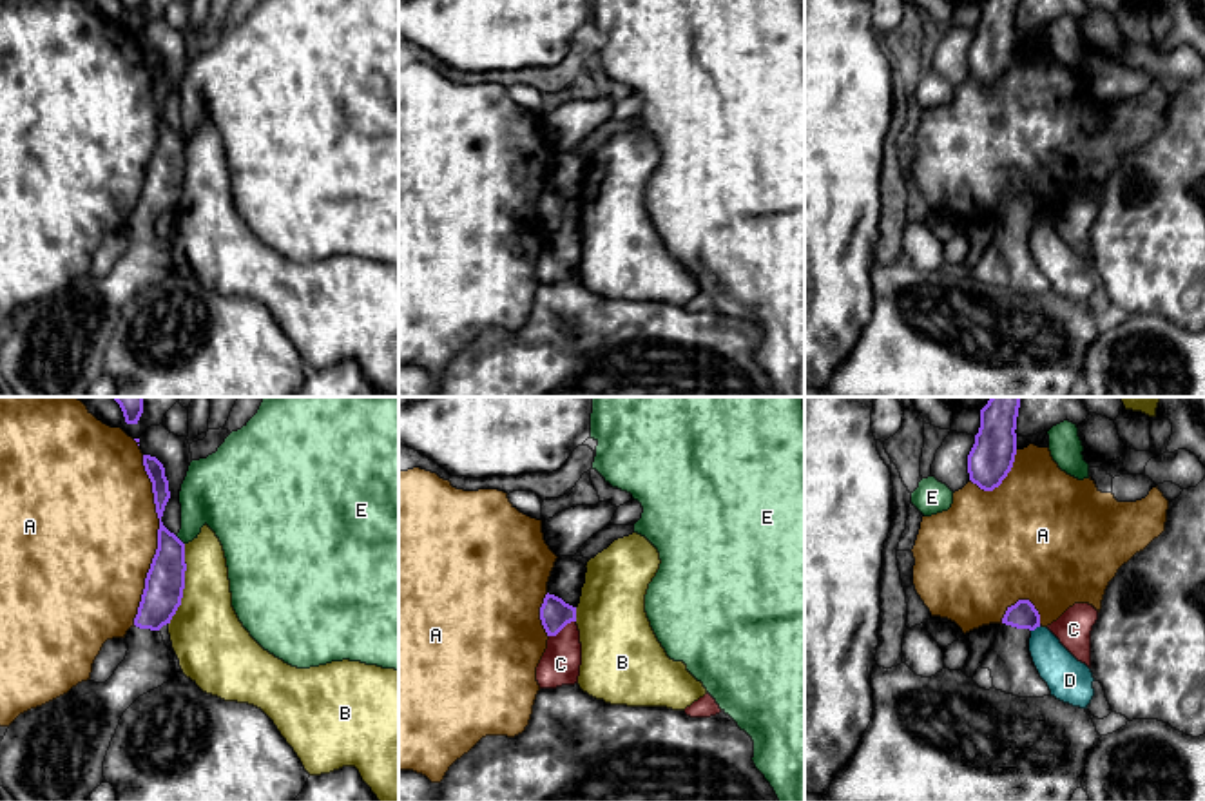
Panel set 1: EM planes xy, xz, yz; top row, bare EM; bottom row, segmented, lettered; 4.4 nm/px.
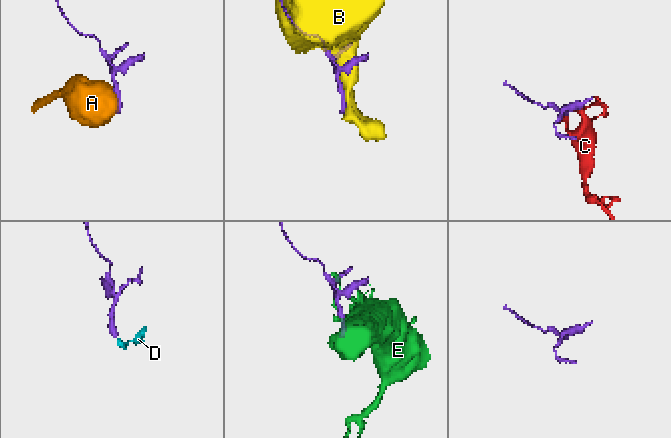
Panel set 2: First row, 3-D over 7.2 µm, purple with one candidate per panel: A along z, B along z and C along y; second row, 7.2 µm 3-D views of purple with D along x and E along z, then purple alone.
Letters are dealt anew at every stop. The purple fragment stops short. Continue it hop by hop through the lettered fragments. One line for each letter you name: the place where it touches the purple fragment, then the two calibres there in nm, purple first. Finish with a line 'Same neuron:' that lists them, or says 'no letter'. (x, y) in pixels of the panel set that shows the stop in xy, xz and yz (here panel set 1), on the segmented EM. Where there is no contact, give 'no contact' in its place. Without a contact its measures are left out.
Same neuron: no letter

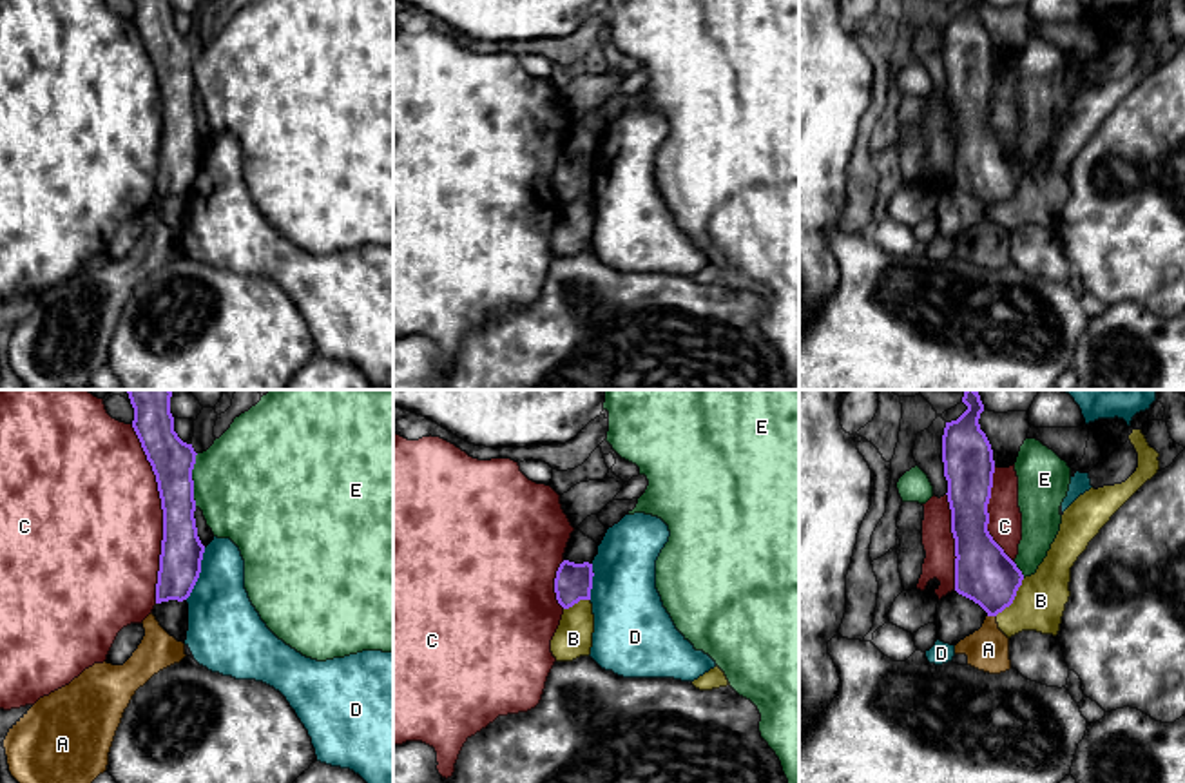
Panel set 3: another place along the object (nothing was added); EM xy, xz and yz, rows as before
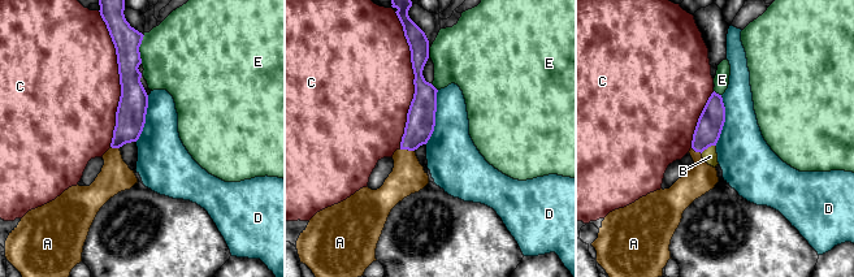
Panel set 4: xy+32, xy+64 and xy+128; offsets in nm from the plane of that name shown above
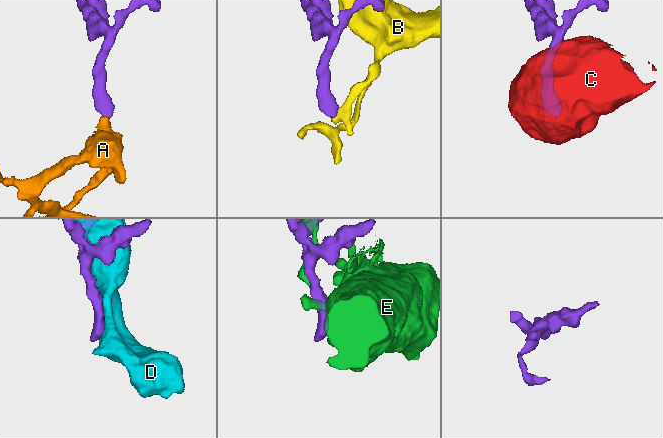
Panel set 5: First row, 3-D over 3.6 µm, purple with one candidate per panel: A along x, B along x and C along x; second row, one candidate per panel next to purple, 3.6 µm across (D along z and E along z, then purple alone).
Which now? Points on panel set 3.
A: meets purple in yz at (992, 615); 260 nm thick on the purple side, 190 nm on the other
Same neuron: A

